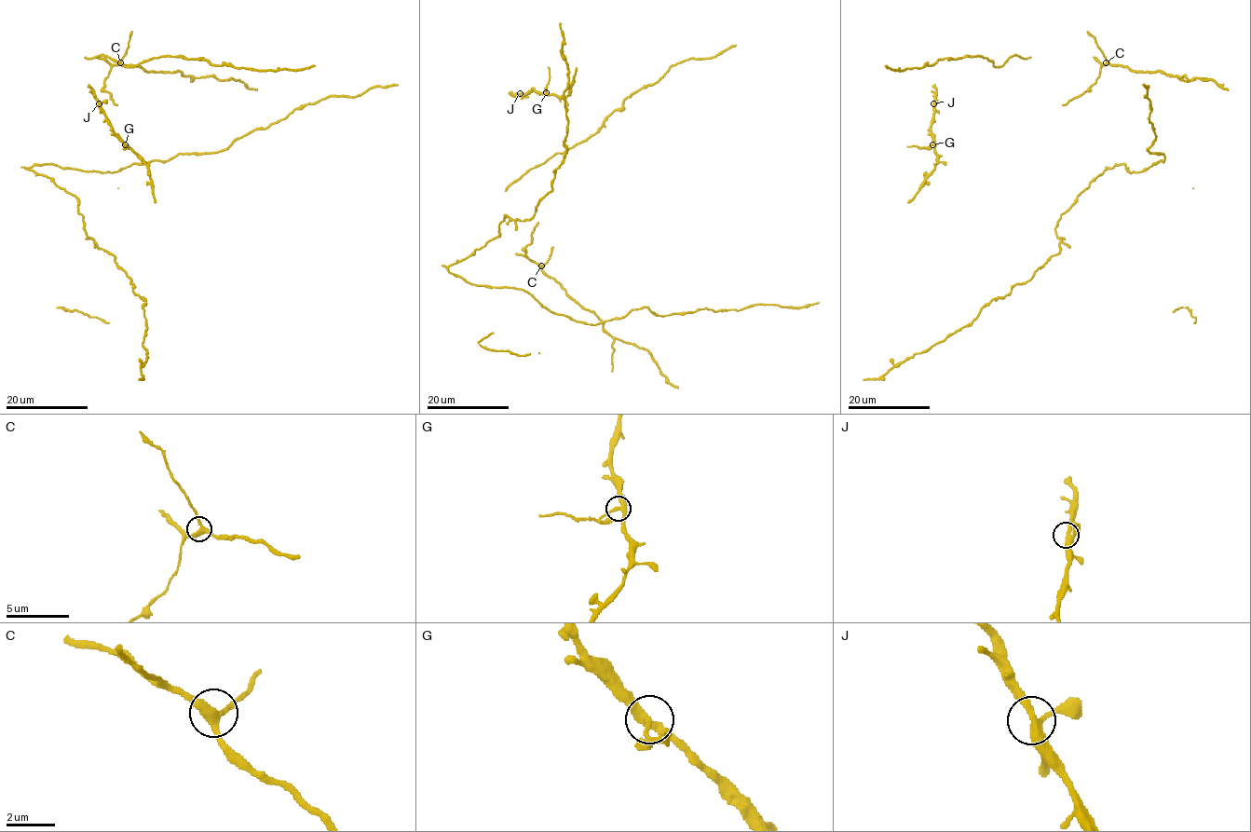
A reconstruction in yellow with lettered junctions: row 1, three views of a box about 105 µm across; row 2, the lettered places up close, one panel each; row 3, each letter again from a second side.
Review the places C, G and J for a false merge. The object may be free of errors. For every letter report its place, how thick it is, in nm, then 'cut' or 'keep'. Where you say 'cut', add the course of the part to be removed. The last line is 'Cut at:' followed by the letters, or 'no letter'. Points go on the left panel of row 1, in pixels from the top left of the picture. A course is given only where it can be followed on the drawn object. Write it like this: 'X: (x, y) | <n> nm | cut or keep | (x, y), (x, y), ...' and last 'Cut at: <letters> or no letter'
C: (120, 62) | 320 nm | keep
G: (125, 144) | 320 nm | cut
J: (99, 103) | 320 nm | keep
Cut at: G

